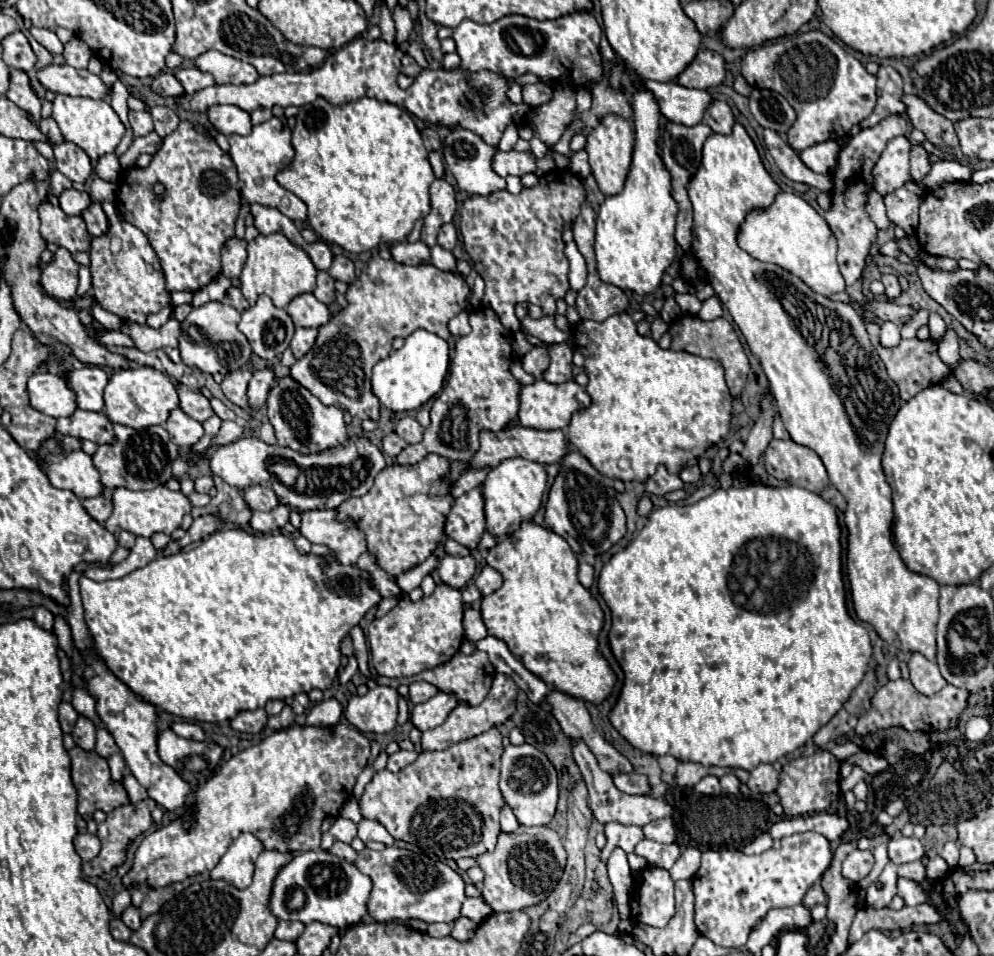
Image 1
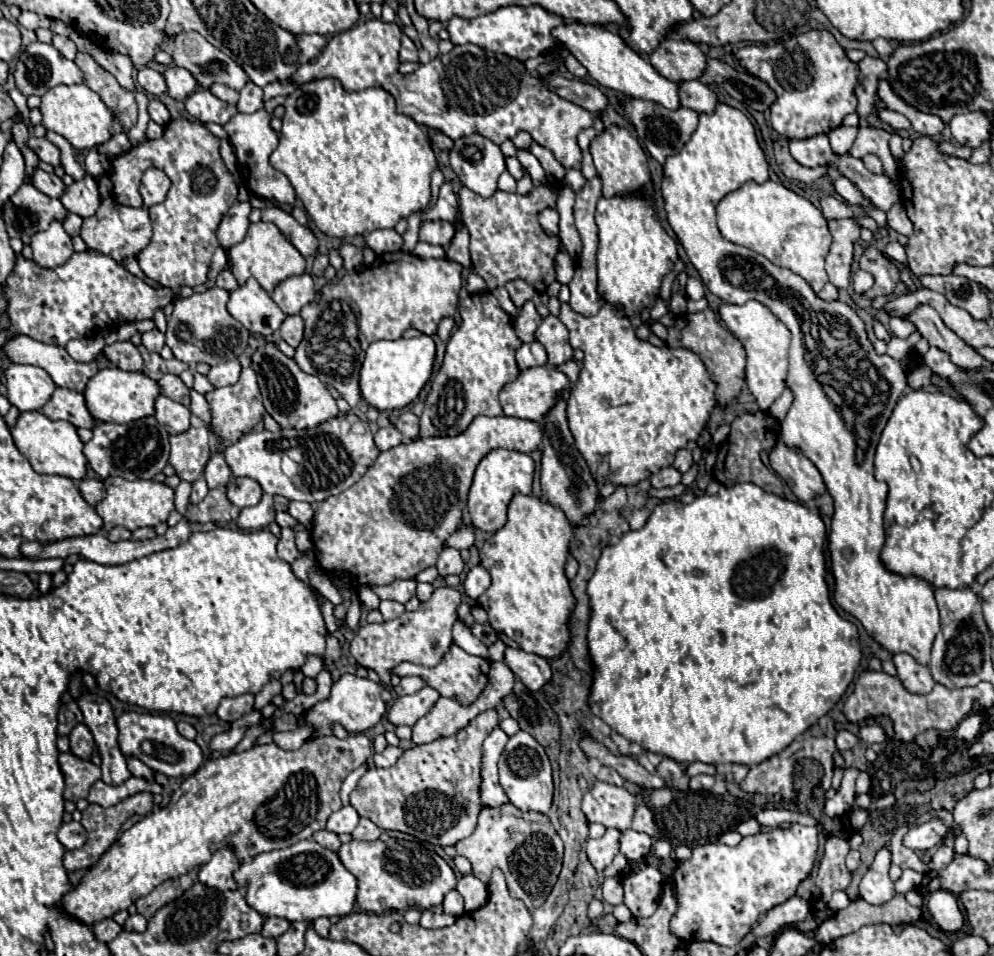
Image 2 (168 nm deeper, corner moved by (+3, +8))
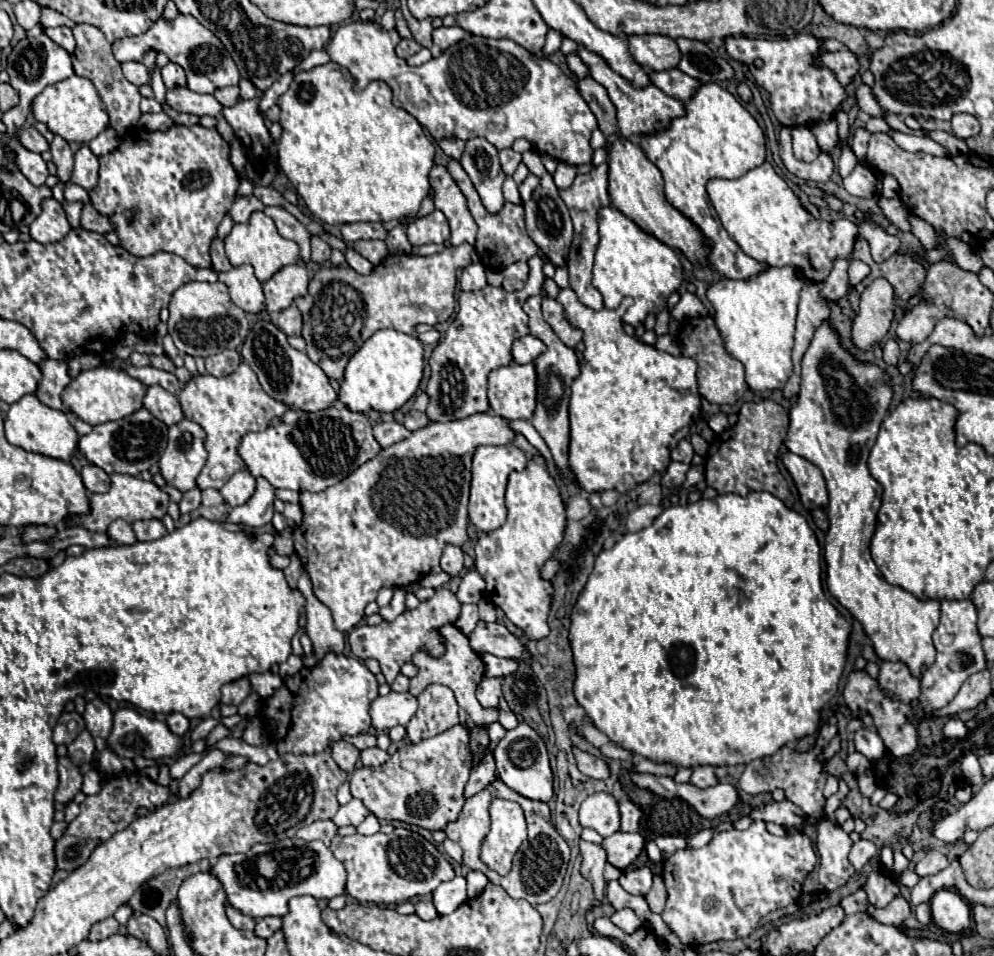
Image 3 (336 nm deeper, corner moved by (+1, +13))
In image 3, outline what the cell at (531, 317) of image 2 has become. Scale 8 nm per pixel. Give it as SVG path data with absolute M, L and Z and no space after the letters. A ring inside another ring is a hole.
M541 295L529 297L523 305L523 311L529 315L531 333L547 345L547 351L541 353L535 359L535 367L537 367L537 409L535 409L535 415L531 419L531 423L539 431L539 435L545 439L547 447L551 449L553 461L555 461L561 477L575 485L577 479L573 479L573 471L569 471L569 415L567 415L567 407L569 407L571 383L581 373L579 359L577 359L573 349L563 345L563 341L553 333L549 323L543 319L543 315L541 315Z

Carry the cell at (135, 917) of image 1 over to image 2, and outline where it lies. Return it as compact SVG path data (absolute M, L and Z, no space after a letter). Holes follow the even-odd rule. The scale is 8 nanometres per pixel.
M133 914L125 922L125 930L129 930L129 932L145 932L147 930L147 920L143 916L139 916L139 914Z

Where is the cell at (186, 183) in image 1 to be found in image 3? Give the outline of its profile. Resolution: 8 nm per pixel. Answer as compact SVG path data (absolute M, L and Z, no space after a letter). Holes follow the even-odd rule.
M173 125L167 131L145 131L137 127L121 139L115 151L99 157L99 163L99 183L89 191L91 203L99 213L111 217L123 249L135 257L149 257L165 251L183 257L191 267L211 267L209 247L239 187L239 175L229 161L229 145L221 139L217 129Z

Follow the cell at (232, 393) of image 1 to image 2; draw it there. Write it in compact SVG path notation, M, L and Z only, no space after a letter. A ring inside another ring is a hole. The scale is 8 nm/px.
M237 358L229 360L229 362L223 362L223 364L217 364L209 370L207 378L209 382L215 386L215 388L223 388L223 386L231 386L235 384L235 380L239 380L239 372L241 372L241 364Z

